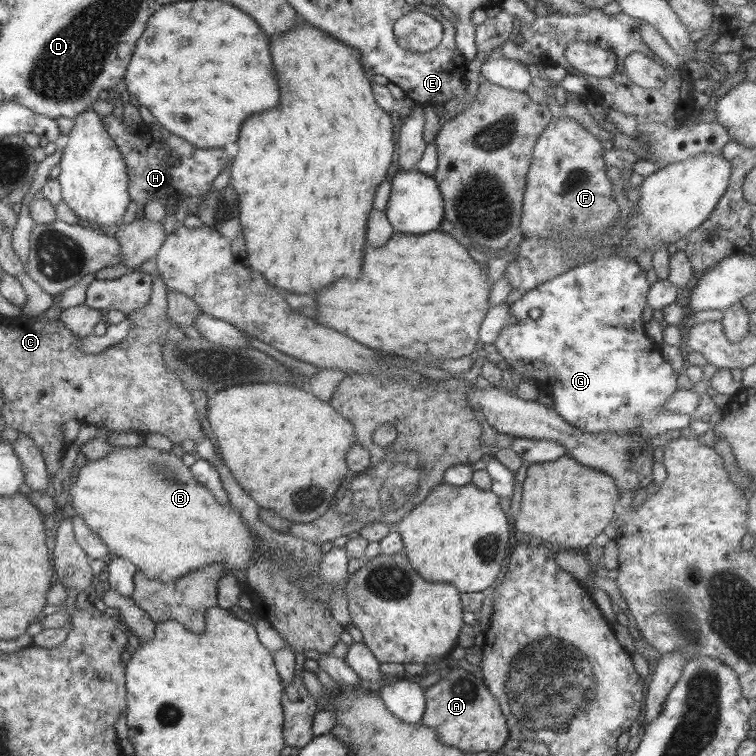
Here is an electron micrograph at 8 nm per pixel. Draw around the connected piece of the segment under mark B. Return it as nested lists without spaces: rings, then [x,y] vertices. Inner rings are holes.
[[[145,444],[114,447],[99,460],[87,460],[73,478],[68,485],[67,499],[71,500],[75,514],[81,516],[89,530],[105,544],[108,558],[129,560],[137,572],[150,580],[173,582],[205,564],[219,564],[223,574],[235,576],[238,572],[245,573],[253,556],[257,556],[255,536],[249,533],[237,510],[217,503],[211,492],[193,478],[181,458],[170,451],[159,451]]]

